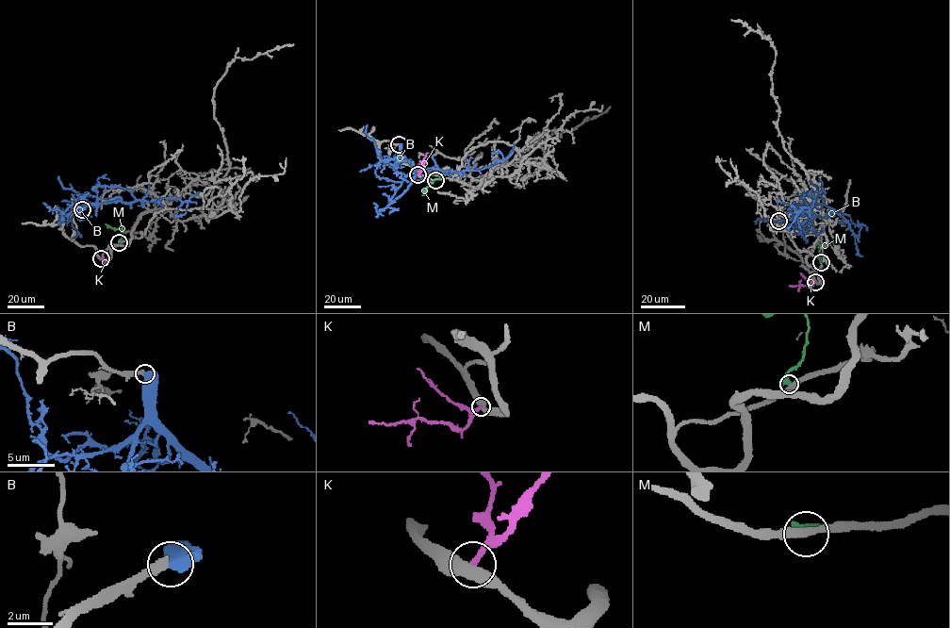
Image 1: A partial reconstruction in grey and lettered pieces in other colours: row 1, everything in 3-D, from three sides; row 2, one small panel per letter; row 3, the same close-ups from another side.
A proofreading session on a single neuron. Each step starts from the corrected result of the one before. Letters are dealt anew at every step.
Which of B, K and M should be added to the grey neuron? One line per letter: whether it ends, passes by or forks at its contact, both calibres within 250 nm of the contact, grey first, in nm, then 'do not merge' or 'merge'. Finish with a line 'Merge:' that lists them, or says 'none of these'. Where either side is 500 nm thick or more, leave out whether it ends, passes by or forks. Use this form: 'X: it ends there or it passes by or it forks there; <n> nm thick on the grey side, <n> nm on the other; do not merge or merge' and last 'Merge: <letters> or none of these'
B: 360 nm thick on the grey side, 550 nm on the other; do not merge
K: it ends there; 480 nm thick on the grey side, 300 nm on the other; do not merge
M: it ends there; 380 nm thick on the grey side, 400 nm on the other; do not merge
Merge: none of these

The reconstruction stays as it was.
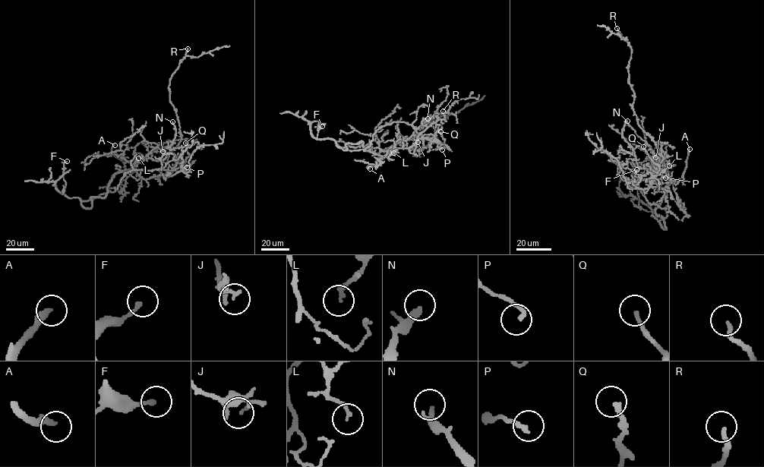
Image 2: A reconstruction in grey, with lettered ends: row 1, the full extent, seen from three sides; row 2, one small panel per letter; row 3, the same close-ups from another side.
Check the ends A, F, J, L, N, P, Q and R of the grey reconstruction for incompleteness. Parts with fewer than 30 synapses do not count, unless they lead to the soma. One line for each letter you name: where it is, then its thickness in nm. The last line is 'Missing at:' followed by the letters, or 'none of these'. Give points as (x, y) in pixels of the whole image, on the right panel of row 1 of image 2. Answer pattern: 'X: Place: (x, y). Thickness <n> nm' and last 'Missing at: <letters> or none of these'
A: Place: (689, 149). Thickness 280 nm
R: Place: (617, 28). Thickness 190 nm
Missing at: A, R

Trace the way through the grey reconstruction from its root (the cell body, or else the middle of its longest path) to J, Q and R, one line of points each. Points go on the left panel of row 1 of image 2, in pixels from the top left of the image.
J: (166, 170), (173, 149), (169, 141), (145, 159), (156, 147), (162, 151)
Q: (166, 170), (180, 168), (189, 156), (185, 143)
R: (166, 170), (168, 153), (181, 139), (179, 121), (169, 99), (169, 78), (186, 55), (187, 48)

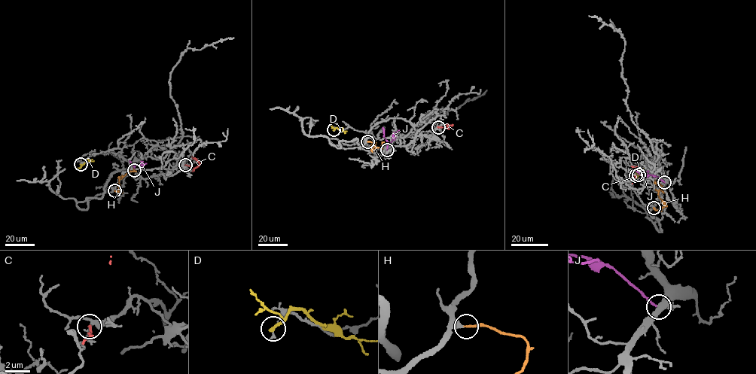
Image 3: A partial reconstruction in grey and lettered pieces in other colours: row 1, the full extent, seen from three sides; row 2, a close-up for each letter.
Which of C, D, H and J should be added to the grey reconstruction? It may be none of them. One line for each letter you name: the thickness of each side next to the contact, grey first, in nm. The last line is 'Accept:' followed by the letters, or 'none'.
H: 360/180 nm
Accept: H

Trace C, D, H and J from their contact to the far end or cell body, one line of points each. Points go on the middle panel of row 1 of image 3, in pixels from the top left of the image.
C: (438, 127), (452, 125), (444, 129)
D: (333, 129), (336, 127), (347, 131)
H: (367, 141), (375, 144), (372, 150), (372, 145), (380, 147), (389, 142)
J: (387, 150), (388, 144), (399, 130)

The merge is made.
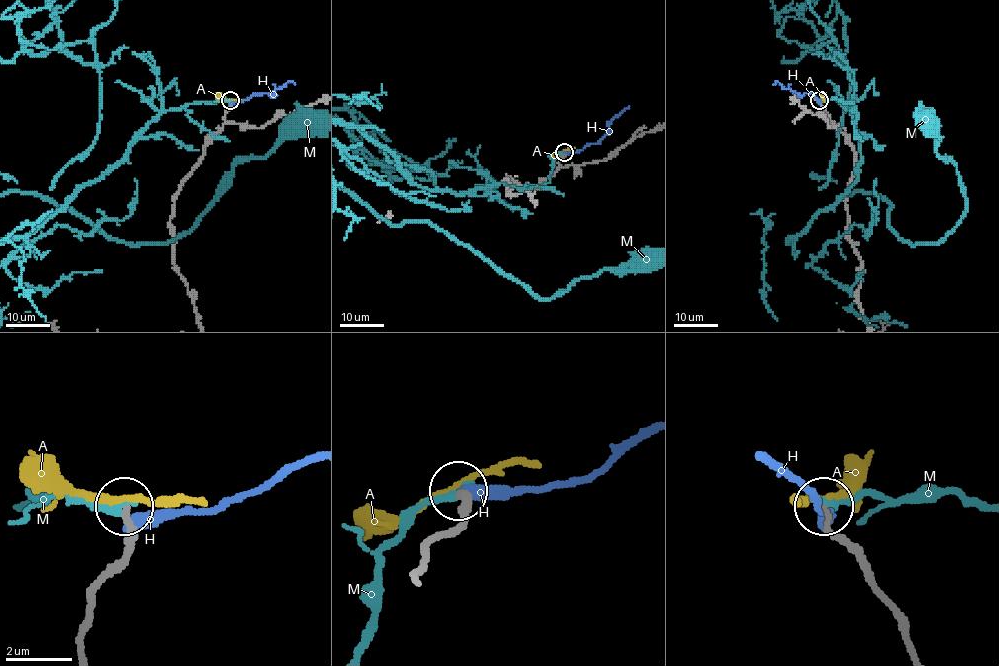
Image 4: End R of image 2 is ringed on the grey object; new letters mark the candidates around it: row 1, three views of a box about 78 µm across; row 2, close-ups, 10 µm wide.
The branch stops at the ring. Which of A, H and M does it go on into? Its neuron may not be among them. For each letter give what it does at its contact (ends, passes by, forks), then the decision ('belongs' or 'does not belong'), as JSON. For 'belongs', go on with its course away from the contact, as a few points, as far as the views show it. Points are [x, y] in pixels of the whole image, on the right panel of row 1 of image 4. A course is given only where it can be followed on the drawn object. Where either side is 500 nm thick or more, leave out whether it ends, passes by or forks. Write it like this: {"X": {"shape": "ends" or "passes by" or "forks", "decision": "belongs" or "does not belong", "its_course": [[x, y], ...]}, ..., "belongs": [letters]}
{"A": {"shape": "passes by", "decision": "does not belong"}, "H": {"shape": "ends", "decision": "does not belong"}, "M": {"shape": "ends", "decision": "does not belong"}, "belongs": []}

